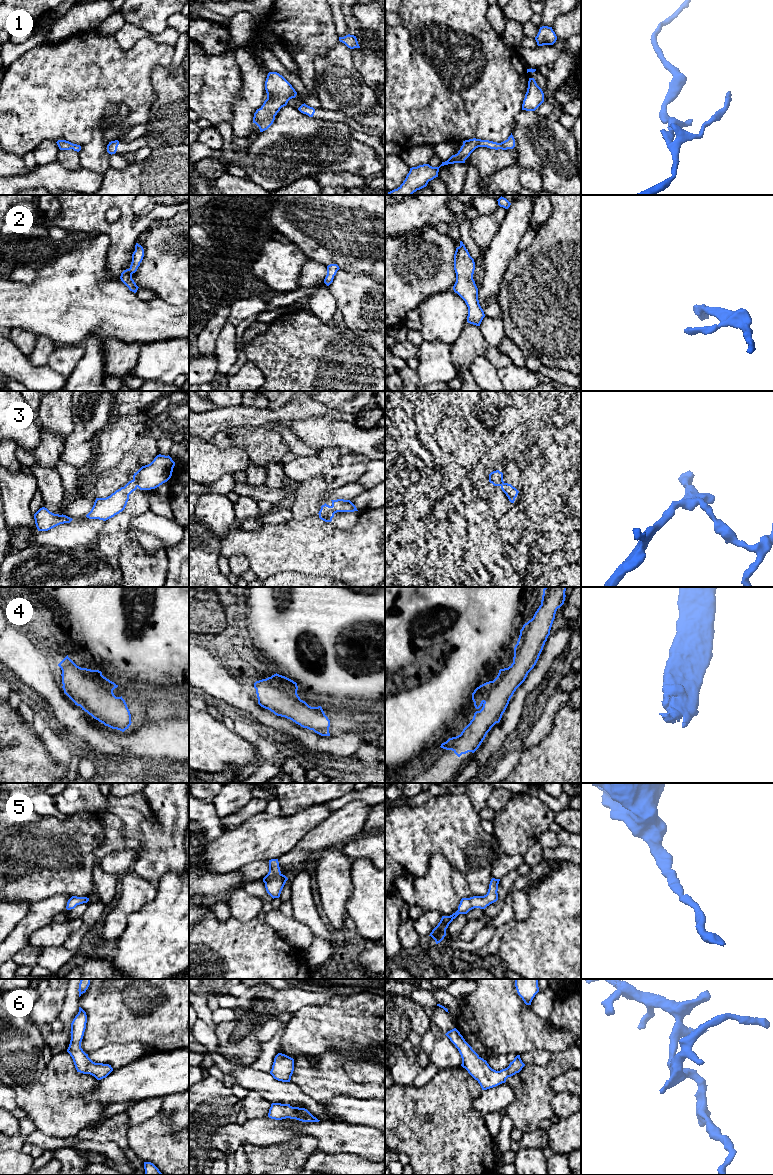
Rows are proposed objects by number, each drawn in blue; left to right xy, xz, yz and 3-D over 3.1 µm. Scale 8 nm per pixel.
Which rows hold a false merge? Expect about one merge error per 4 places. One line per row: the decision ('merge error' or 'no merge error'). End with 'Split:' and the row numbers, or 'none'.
1: no merge error
2: no merge error
3: no merge error
4: no merge error
5: no merge error
6: no merge error
Split: none

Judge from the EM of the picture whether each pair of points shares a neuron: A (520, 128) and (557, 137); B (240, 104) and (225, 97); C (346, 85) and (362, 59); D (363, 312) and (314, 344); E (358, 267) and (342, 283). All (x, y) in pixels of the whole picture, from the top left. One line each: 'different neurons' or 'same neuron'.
A: same neuron
B: different neurons
C: different neurons
D: different neurons
E: different neurons

